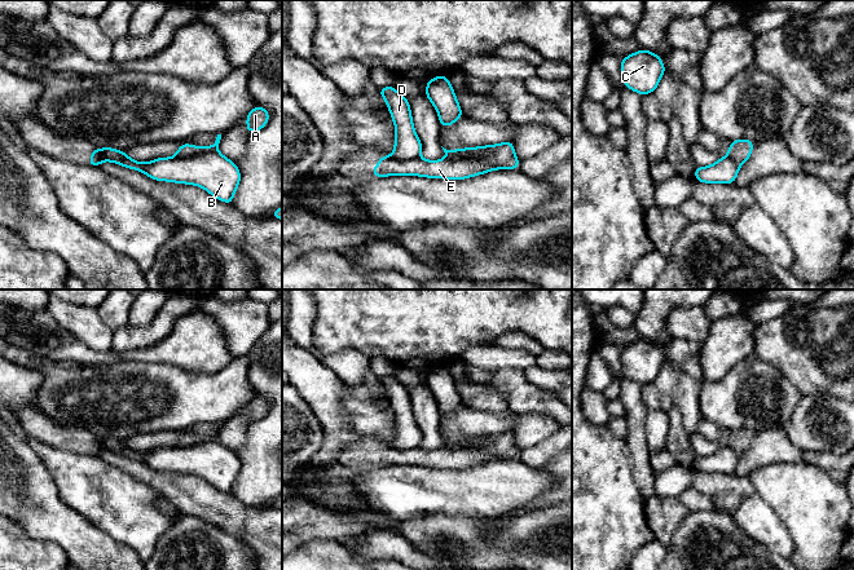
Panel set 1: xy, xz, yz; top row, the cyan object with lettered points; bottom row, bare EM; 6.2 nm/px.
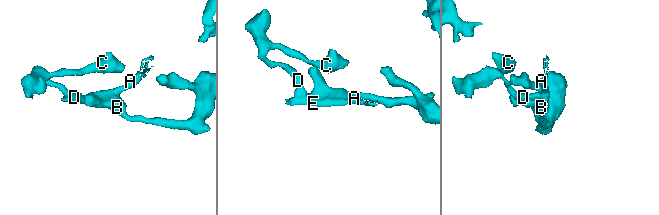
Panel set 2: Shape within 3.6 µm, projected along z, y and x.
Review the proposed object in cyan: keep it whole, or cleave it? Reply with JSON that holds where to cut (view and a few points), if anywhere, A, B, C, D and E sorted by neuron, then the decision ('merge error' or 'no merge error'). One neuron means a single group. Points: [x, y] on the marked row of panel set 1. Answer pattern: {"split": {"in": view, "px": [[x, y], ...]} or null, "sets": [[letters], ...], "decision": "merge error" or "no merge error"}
{"split": {"in": "xz", "px": [[447, 158], [478, 158], [496, 168]]}, "sets": [["A", "E"], ["B", "C", "D"]], "decision": "merge error"}

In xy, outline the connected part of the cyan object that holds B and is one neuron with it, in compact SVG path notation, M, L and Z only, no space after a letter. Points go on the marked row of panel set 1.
M219 151L184 159L157 158L145 165L142 172L155 181L197 185L229 204L233 204L241 181L237 164Z

